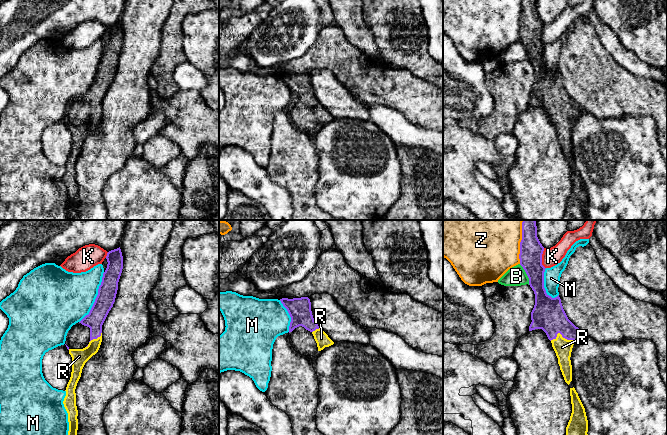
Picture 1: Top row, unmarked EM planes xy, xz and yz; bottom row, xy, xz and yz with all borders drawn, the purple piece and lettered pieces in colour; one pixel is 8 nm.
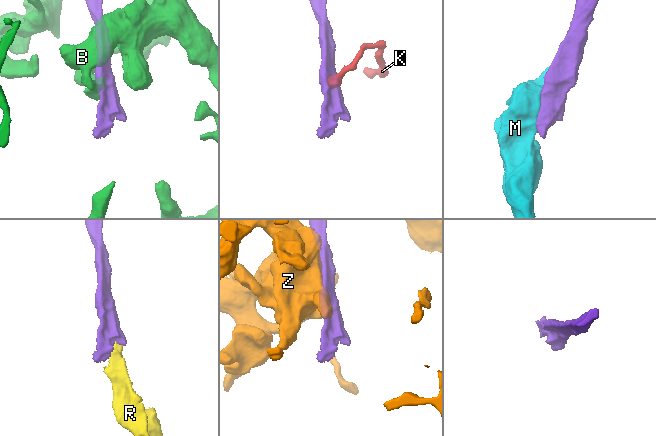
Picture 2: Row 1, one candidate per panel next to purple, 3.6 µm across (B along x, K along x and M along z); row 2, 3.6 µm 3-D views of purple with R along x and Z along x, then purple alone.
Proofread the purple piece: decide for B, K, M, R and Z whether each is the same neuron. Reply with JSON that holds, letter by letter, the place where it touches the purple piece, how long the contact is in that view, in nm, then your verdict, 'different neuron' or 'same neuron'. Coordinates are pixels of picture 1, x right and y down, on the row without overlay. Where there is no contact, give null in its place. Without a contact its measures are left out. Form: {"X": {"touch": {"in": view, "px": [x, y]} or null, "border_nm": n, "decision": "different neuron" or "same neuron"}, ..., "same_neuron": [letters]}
{"B": {"touch": {"in": "yz", "px": [526, 49]}, "border_nm": 190, "decision": "different neuron"}, "K": {"touch": {"in": "yz", "px": [541, 34]}, "border_nm": 170, "decision": "different neuron"}, "M": {"touch": {"in": "xy", "px": [96, 73]}, "border_nm": 460, "decision": "different neuron"}, "R": {"touch": {"in": "yz", "px": [562, 112]}, "border_nm": 200, "decision": "same neuron"}, "Z": {"touch": {"in": "yz", "px": [520, 20]}, "border_nm": 320, "decision": "different neuron"}, "same_neuron": ["R"]}

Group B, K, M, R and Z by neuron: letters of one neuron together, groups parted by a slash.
B / K / M / R / Z

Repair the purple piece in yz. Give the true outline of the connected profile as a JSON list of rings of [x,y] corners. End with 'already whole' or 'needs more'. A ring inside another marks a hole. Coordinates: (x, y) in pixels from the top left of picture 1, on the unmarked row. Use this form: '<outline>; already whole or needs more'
[[[522,0],[520,41],[525,46],[535,70],[529,107],[542,105],[552,119],[565,158],[572,157],[571,128],[581,107],[567,93],[559,71],[552,74],[544,64],[545,43],[542,41],[544,23],[537,13],[536,0]]]; needs more

